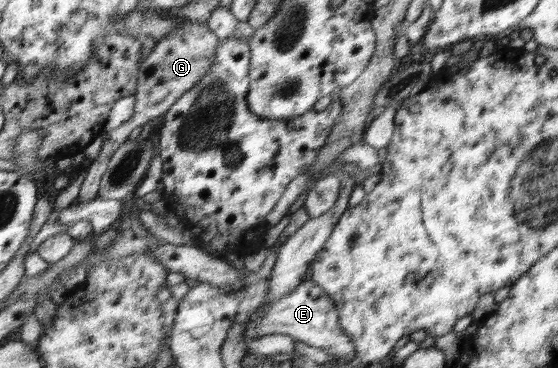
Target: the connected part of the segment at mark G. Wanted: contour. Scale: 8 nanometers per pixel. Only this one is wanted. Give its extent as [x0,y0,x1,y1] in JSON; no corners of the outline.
[76,18,221,203]

